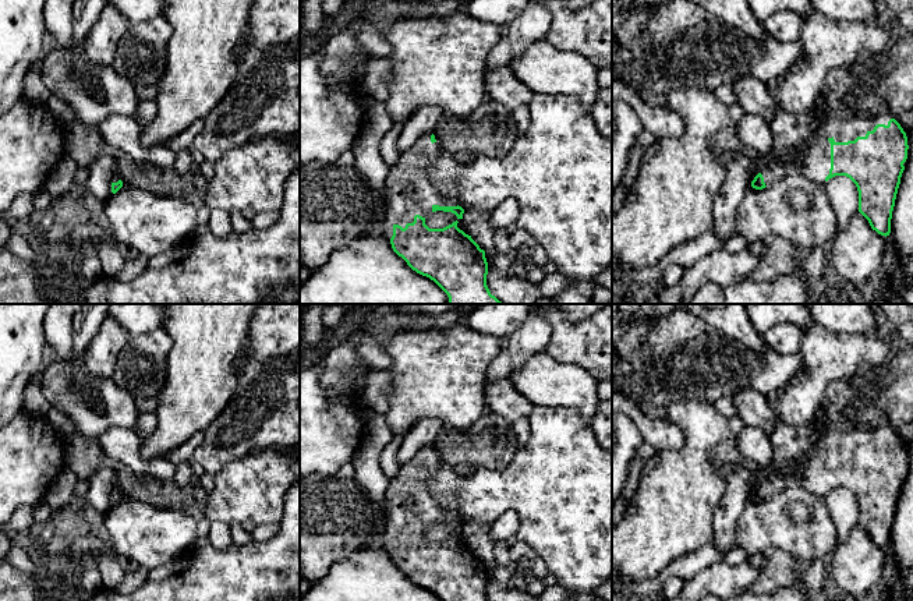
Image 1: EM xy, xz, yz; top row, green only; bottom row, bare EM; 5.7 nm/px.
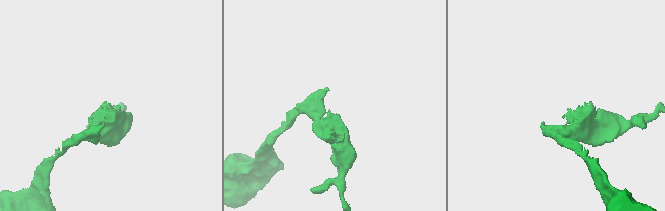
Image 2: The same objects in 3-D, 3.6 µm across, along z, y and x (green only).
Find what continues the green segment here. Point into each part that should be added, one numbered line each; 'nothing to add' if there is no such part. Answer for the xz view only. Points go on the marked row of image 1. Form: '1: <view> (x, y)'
1: xz (407, 188)

